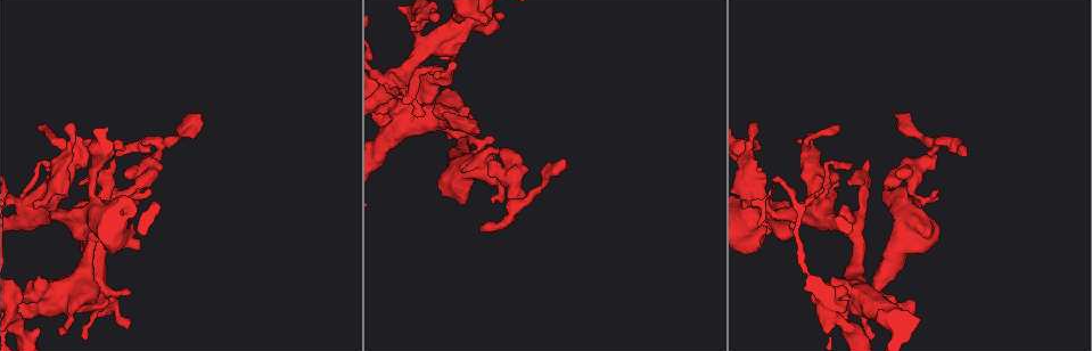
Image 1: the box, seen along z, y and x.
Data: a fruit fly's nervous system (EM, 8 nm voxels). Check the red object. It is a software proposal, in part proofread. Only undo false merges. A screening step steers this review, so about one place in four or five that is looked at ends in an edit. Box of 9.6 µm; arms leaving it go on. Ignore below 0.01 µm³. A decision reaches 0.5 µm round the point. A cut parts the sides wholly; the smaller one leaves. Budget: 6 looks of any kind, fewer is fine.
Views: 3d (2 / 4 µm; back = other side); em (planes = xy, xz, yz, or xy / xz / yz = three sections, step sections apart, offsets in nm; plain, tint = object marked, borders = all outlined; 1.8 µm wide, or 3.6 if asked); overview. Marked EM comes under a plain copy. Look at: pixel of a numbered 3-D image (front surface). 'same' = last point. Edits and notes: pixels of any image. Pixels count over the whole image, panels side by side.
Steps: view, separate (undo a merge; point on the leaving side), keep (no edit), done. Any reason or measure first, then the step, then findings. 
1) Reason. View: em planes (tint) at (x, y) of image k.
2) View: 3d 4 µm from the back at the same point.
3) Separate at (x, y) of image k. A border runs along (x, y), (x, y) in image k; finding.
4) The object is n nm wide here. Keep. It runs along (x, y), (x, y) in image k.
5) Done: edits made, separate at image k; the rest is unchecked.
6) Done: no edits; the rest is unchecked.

Sharp bend. View: em xz step 4 (tint) at (97, 201) of image 1.

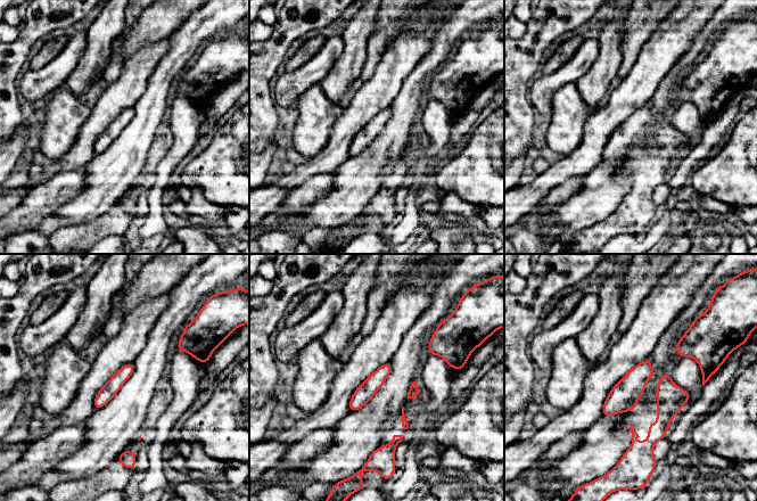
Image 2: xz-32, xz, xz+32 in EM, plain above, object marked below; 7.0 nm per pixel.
View: em xy step 16 (tint) at the same point.

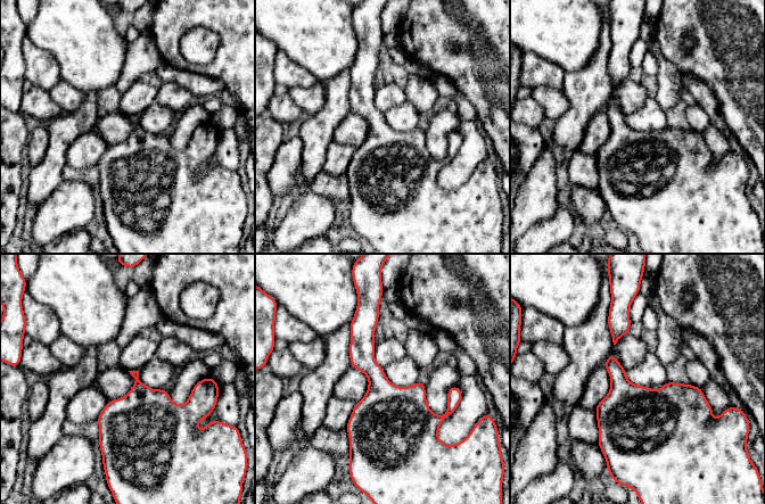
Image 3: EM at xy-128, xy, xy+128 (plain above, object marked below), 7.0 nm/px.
Keep. All the same neuron.

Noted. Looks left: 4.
Thin neck. View: em xy step 16 (tint) at (437, 17) of image 1.

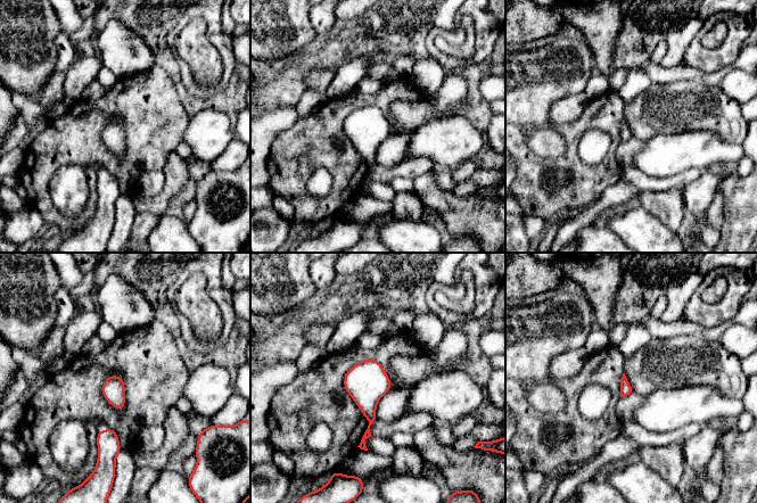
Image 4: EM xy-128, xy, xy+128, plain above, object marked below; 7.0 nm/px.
View: em yz step 4 (tint) at the same point.

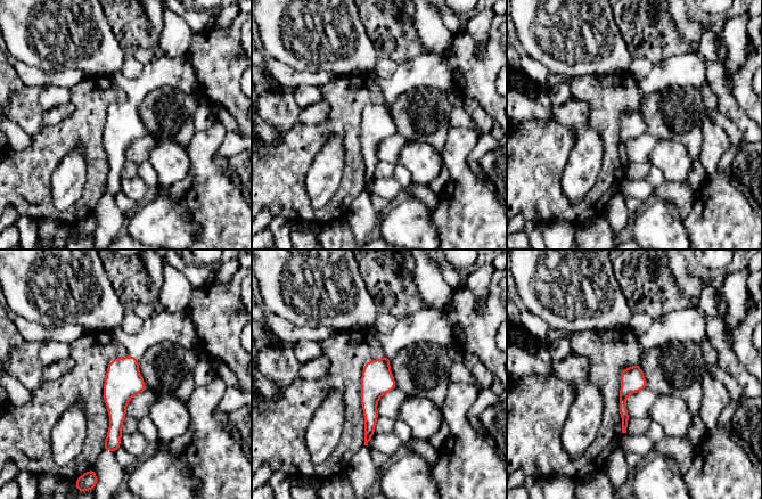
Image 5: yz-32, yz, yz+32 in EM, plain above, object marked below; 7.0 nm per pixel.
The object is 180 nm wide here. Keep. All the same neuron.

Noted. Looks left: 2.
Thick turns thin. View: em xz step 16 (tint) at (809, 162) of image 1.

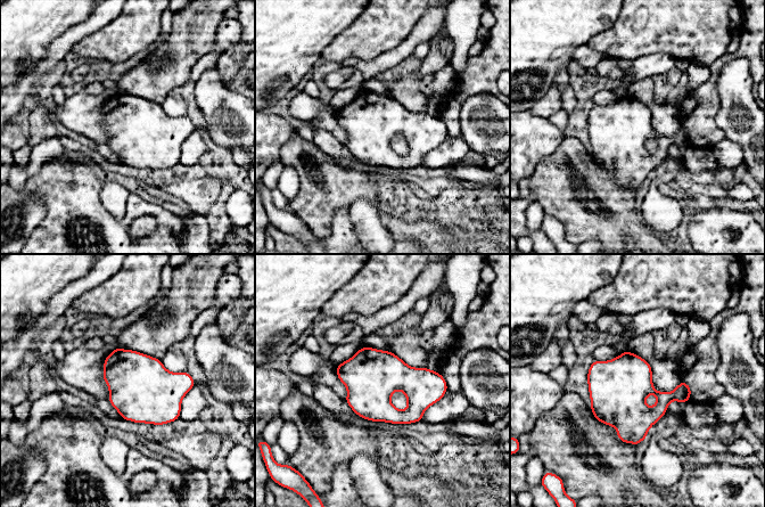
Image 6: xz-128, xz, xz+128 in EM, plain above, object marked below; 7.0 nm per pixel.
Keep. One neuron here.

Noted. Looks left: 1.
Done: no edits; the rest is unchecked.

